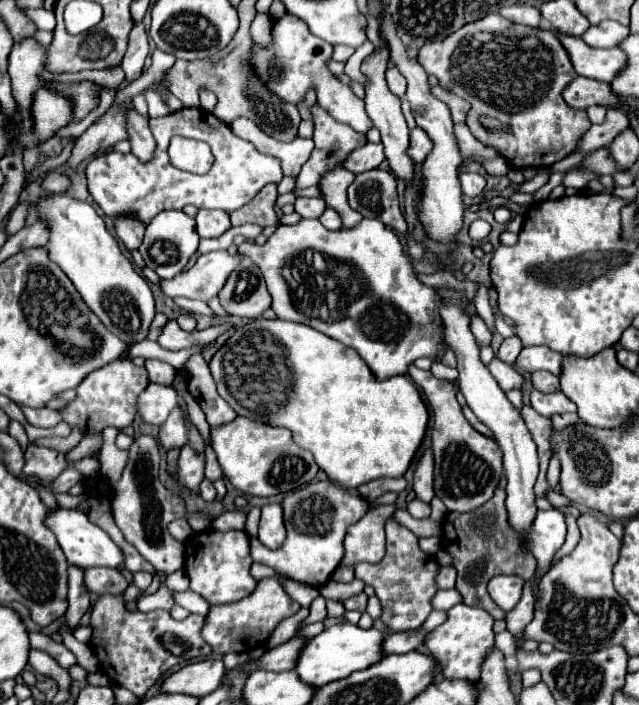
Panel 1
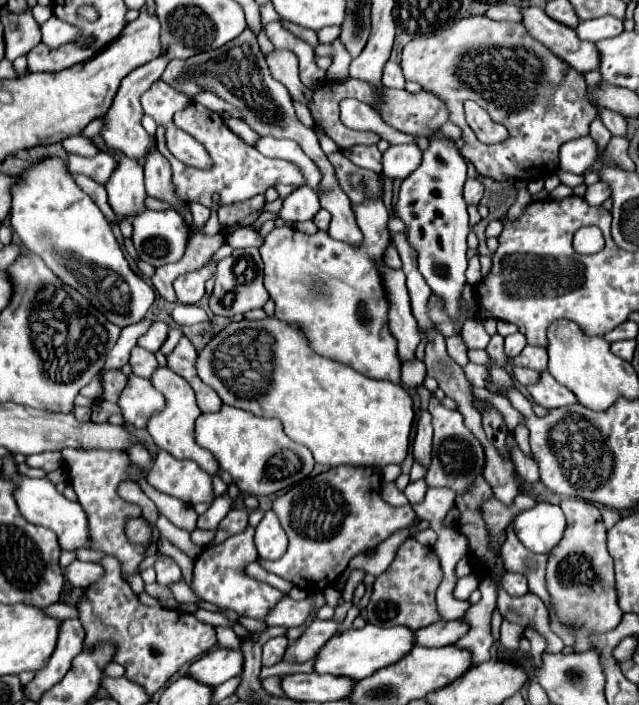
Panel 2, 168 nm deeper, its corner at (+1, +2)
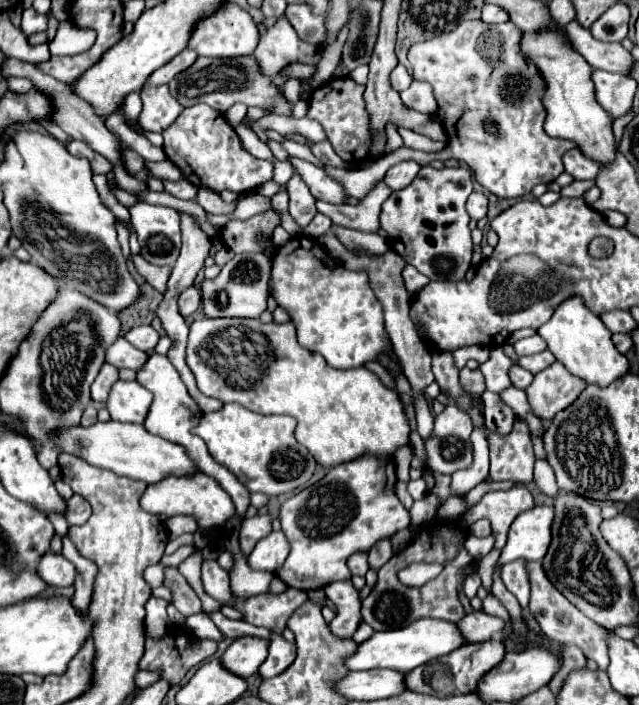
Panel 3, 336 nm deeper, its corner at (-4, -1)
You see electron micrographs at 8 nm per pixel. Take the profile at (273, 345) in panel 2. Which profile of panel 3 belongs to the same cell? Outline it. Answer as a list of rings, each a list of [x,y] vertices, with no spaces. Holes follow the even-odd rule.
[[[202,318],[202,320],[196,320],[192,326],[190,326],[190,336],[188,336],[188,350],[186,350],[188,358],[188,366],[190,370],[194,372],[196,376],[196,382],[198,382],[198,388],[200,392],[204,392],[206,396],[212,396],[212,398],[218,398],[222,400],[224,404],[226,402],[238,402],[242,404],[244,408],[252,410],[252,412],[258,412],[258,414],[288,414],[292,418],[296,418],[298,426],[296,426],[296,440],[306,446],[316,462],[320,466],[326,466],[326,468],[332,468],[336,464],[342,464],[342,462],[350,462],[358,456],[394,456],[398,448],[402,446],[408,446],[410,442],[410,422],[408,422],[408,416],[406,416],[406,408],[404,408],[404,402],[402,398],[398,396],[398,392],[386,388],[382,384],[382,380],[370,372],[368,368],[352,368],[352,370],[336,370],[332,366],[326,364],[326,360],[320,356],[320,354],[314,354],[314,352],[308,352],[306,348],[302,348],[298,342],[296,342],[296,330],[292,326],[292,322],[286,322],[286,324],[262,324],[260,320],[250,320],[250,318]]]

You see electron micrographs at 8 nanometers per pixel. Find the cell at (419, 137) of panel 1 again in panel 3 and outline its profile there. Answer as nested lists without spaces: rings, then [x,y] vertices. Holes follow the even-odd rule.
[[[406,160],[406,162],[400,162],[396,166],[392,166],[388,172],[386,172],[386,178],[384,182],[392,188],[392,190],[402,190],[406,188],[414,178],[416,174],[420,172],[420,164],[414,162],[414,160]]]

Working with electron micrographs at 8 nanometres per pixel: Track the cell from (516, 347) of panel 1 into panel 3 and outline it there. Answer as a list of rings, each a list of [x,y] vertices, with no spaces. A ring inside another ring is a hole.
[[[534,334],[534,336],[530,336],[530,338],[518,340],[518,342],[514,344],[514,350],[516,350],[516,356],[518,356],[518,358],[520,358],[520,356],[530,356],[530,354],[536,354],[536,352],[546,350],[546,342],[544,342],[538,334]]]

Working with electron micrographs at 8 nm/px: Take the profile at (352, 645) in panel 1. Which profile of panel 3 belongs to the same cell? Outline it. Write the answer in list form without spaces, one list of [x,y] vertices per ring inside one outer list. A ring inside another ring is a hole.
[[[422,618],[416,620],[404,628],[398,630],[388,630],[388,632],[374,632],[366,642],[358,644],[356,652],[346,658],[344,666],[348,670],[372,670],[372,668],[388,668],[388,670],[398,670],[398,672],[410,672],[420,664],[426,664],[432,658],[444,656],[464,644],[458,628],[454,622],[446,620],[432,620],[432,618]]]

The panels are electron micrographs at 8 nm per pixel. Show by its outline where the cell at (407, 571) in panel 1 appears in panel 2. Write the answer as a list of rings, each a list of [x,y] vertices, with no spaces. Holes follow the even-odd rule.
[[[407,539],[399,547],[391,567],[375,579],[371,601],[365,607],[365,619],[377,627],[407,625],[415,631],[441,621],[441,615],[437,613],[435,605],[435,589],[441,583],[441,575],[443,571],[435,551],[417,543],[415,539]]]

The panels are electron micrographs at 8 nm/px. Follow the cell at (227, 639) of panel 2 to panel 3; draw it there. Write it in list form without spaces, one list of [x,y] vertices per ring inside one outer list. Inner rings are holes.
[[[194,614],[194,616],[190,616],[186,620],[186,626],[198,638],[212,638],[216,642],[222,642],[224,640],[224,634],[216,628],[216,624],[206,614]]]

